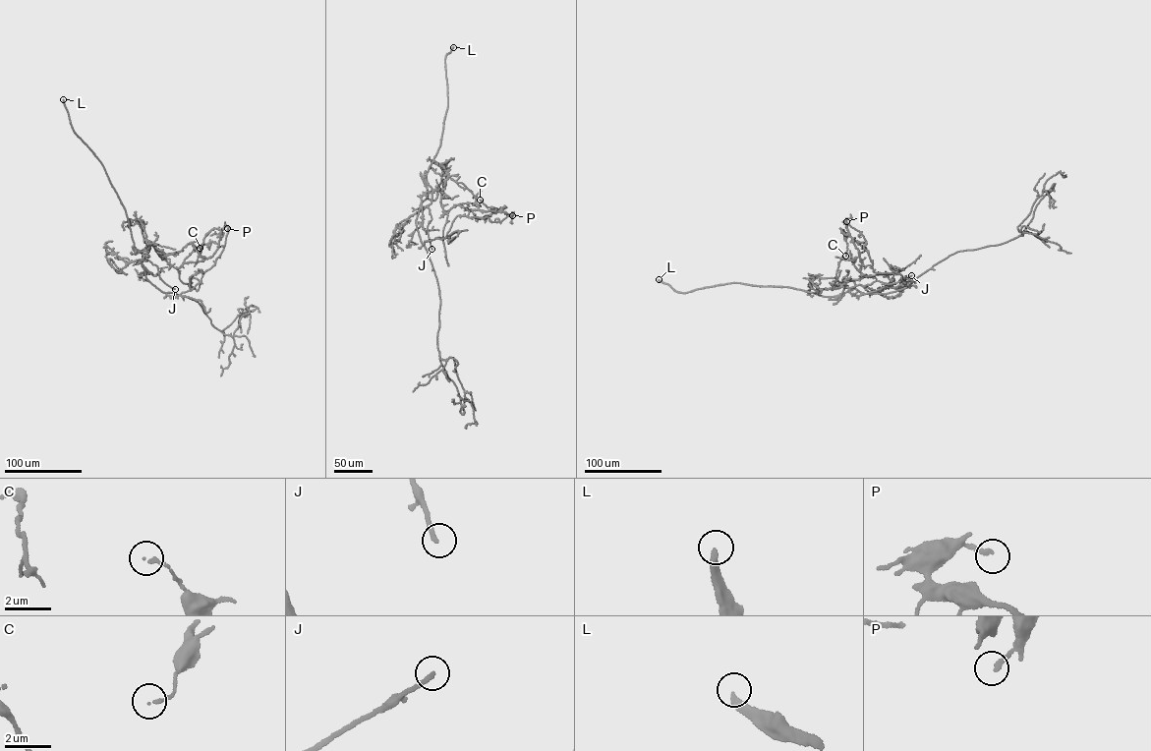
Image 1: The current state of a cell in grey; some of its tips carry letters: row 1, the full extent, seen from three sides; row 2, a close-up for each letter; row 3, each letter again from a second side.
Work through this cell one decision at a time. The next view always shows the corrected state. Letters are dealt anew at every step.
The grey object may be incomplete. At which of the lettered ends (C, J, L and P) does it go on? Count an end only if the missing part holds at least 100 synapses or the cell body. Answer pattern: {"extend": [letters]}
{"extend": ["L"]}

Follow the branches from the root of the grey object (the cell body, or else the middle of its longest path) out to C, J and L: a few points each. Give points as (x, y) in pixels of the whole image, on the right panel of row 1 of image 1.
C: (892, 292), (849, 291), (842, 280), (870, 275), (859, 271), (858, 249), (841, 229), (847, 244), (845, 256)
J: (892, 292), (866, 294), (855, 289), (849, 291), (859, 284), (864, 286), (877, 280), (889, 284), (911, 275)
L: (892, 292), (866, 294), (853, 289), (824, 297), (789, 287), (733, 282), (682, 293), (659, 279)

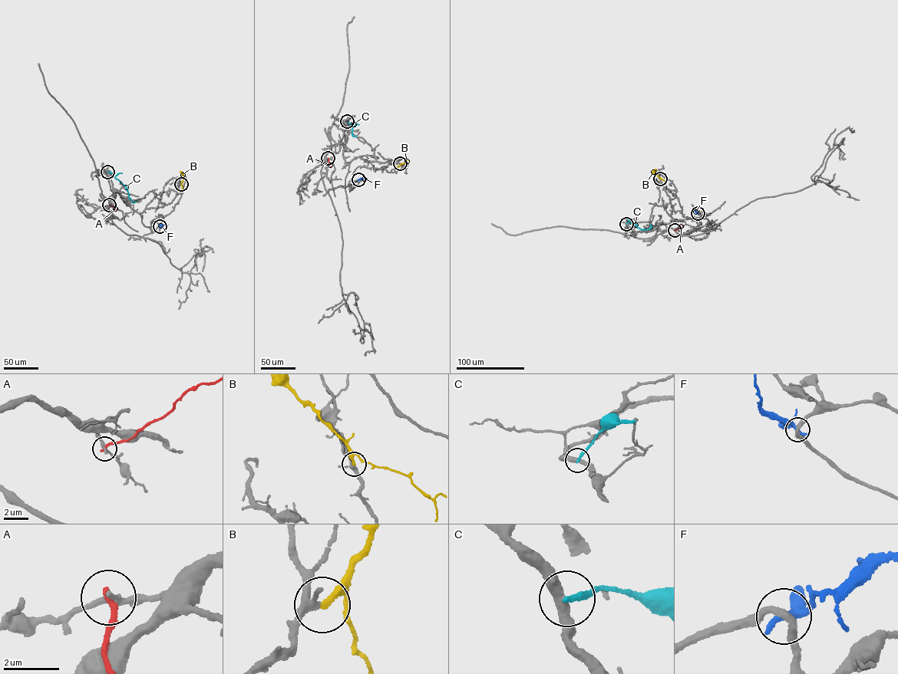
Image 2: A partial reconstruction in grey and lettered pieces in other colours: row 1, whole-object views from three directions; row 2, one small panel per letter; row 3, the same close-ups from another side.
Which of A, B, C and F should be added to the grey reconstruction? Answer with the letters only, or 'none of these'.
B

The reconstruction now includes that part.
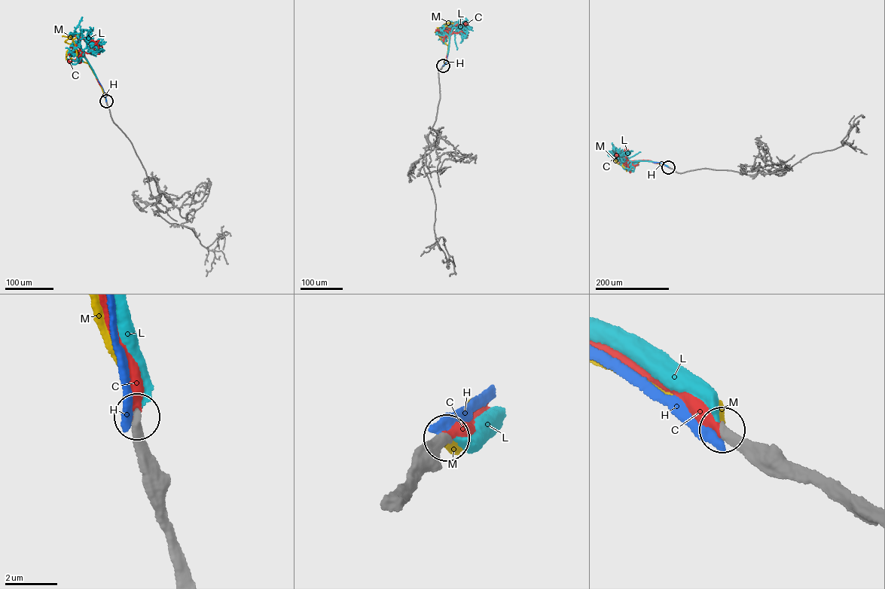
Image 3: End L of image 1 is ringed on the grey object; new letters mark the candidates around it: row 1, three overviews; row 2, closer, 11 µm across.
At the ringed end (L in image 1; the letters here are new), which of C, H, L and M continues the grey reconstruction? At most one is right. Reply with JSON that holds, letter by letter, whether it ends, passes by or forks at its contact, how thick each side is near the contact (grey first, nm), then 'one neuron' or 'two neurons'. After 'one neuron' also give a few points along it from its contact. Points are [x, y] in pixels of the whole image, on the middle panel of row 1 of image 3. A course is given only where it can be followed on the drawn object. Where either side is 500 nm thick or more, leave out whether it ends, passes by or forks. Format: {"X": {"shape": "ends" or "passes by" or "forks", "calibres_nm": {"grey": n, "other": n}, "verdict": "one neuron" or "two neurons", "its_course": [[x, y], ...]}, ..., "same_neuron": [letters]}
{"C": {"shape": "ends", "calibres_nm": {"grey": 360, "other": 400}, "verdict": "one neuron", "its_course": [[443, 65], [447, 53], [450, 34], [453, 32], [457, 33], [461, 25], [465, 23], [468, 27]]}, "H": {"shape": "ends", "calibres_nm": {"grey": 360, "other": 400}, "verdict": "two neurons"}, "L": {"shape": "ends", "calibres_nm": {"grey": 320, "other": 340}, "verdict": "two neurons"}, "M": {"shape": "ends", "calibres_nm": {"grey": 360, "other": 440}, "verdict": "two neurons"}, "same_neuron": ["C"]}

